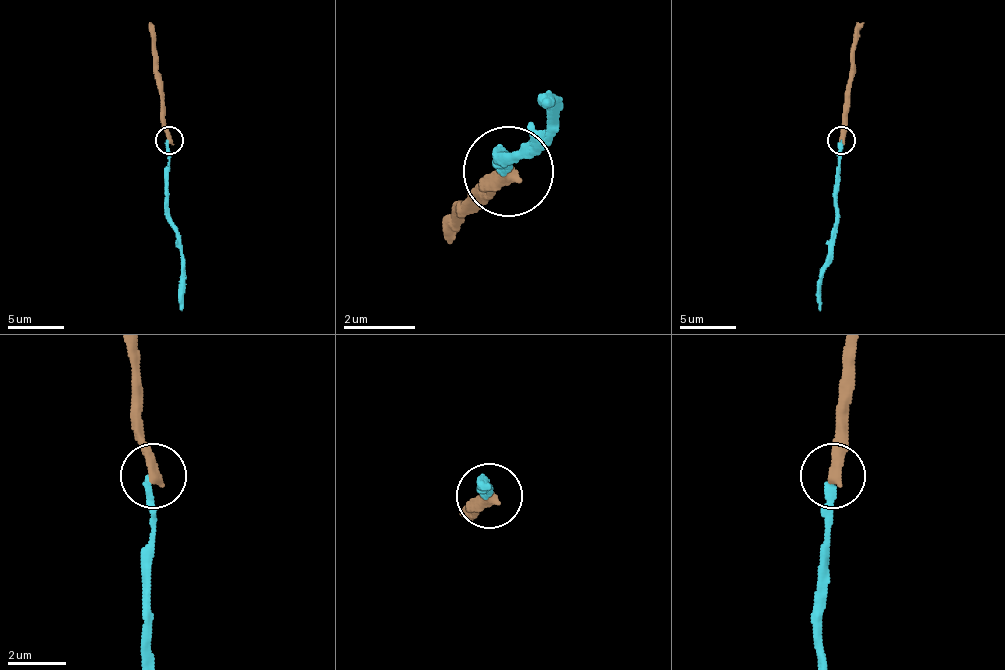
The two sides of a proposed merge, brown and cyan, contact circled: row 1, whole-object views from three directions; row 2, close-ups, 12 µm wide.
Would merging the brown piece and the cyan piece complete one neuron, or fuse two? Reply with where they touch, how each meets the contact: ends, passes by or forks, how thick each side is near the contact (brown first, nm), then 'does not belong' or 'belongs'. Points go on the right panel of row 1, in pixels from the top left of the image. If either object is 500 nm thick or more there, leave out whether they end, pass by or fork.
at (841, 140); brown ends there; cyan ends there; 400 nm thick on the brown side, 240 nm on the other; does not belong

